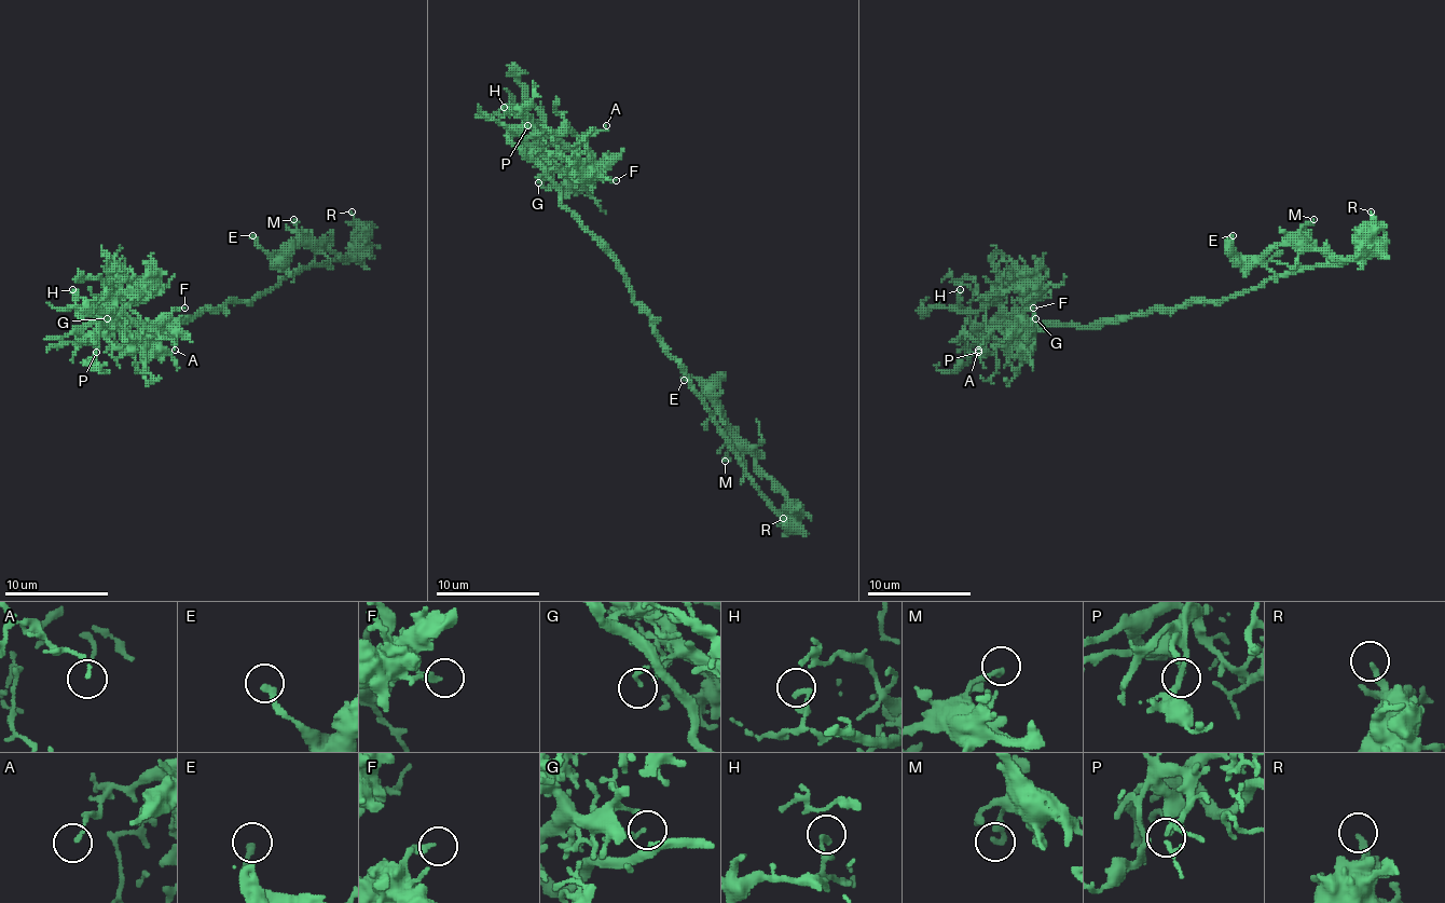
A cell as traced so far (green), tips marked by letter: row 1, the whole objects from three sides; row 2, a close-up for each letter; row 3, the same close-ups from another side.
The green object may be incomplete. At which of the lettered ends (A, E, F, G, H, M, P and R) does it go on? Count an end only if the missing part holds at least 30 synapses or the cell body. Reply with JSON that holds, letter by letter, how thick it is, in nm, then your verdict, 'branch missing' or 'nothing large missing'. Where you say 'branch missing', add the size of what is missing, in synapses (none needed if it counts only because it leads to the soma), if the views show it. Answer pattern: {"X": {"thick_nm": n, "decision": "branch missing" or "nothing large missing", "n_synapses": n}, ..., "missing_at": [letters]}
{"A": {"thick_nm": 130, "decision": "nothing large missing"}, "E": {"thick_nm": 260, "decision": "nothing large missing"}, "F": {"thick_nm": 240, "decision": "nothing large missing"}, "G": {"thick_nm": 190, "decision": "nothing large missing"}, "H": {"thick_nm": 130, "decision": "nothing large missing"}, "M": {"thick_nm": 240, "decision": "nothing large missing"}, "P": {"thick_nm": 200, "decision": "nothing large missing"}, "R": {"thick_nm": 240, "decision": "nothing large missing"}, "missing_at": []}

